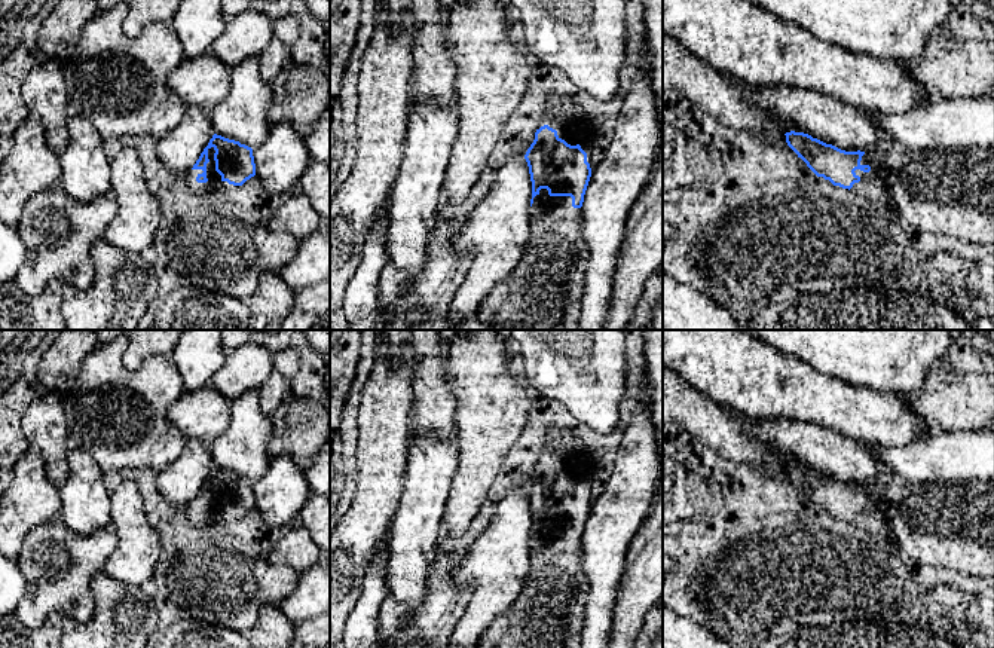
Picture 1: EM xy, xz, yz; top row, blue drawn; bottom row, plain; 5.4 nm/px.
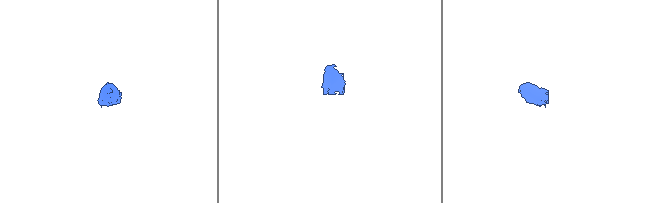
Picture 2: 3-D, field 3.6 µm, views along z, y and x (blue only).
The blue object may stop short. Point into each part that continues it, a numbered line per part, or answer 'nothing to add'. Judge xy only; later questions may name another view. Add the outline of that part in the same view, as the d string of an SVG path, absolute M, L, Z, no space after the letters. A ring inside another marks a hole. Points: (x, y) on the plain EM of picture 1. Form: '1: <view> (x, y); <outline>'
1: xy (214, 517); M214 480L208 482L208 492L209 495L207 496L207 516L198 516L196 510L199 507L202 507L202 502L190 502L186 508L187 508L187 517L189 522L195 526L195 528L201 528L201 526L224 526L233 522L238 522L239 519L233 519L229 517L227 514L221 513L221 508L215 504L215 493L214 493Z

